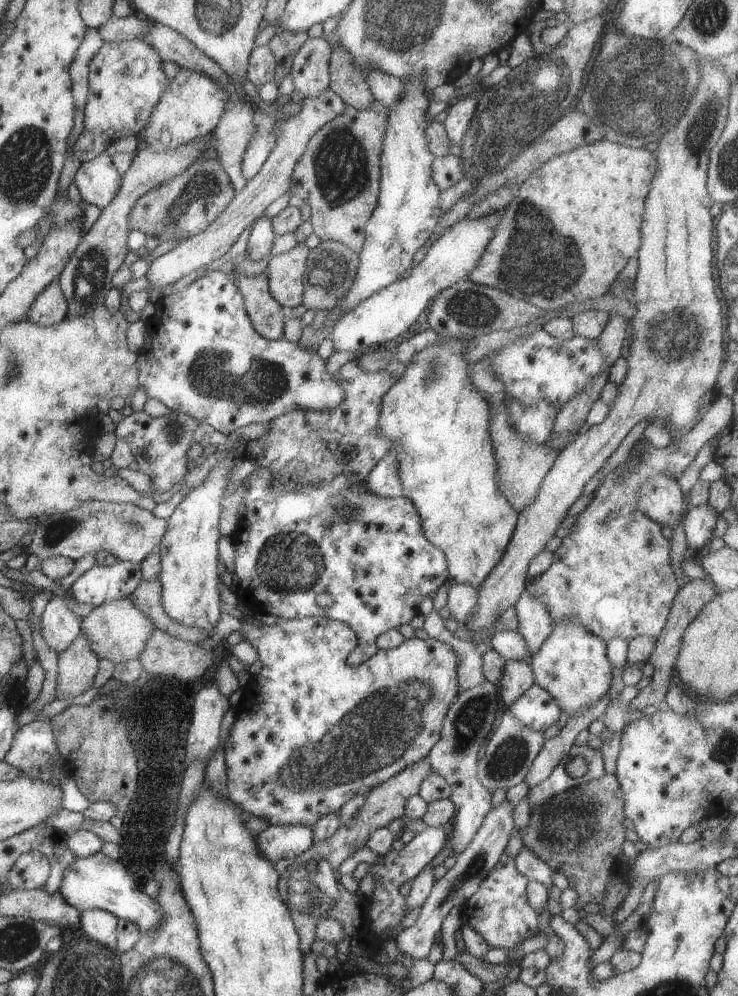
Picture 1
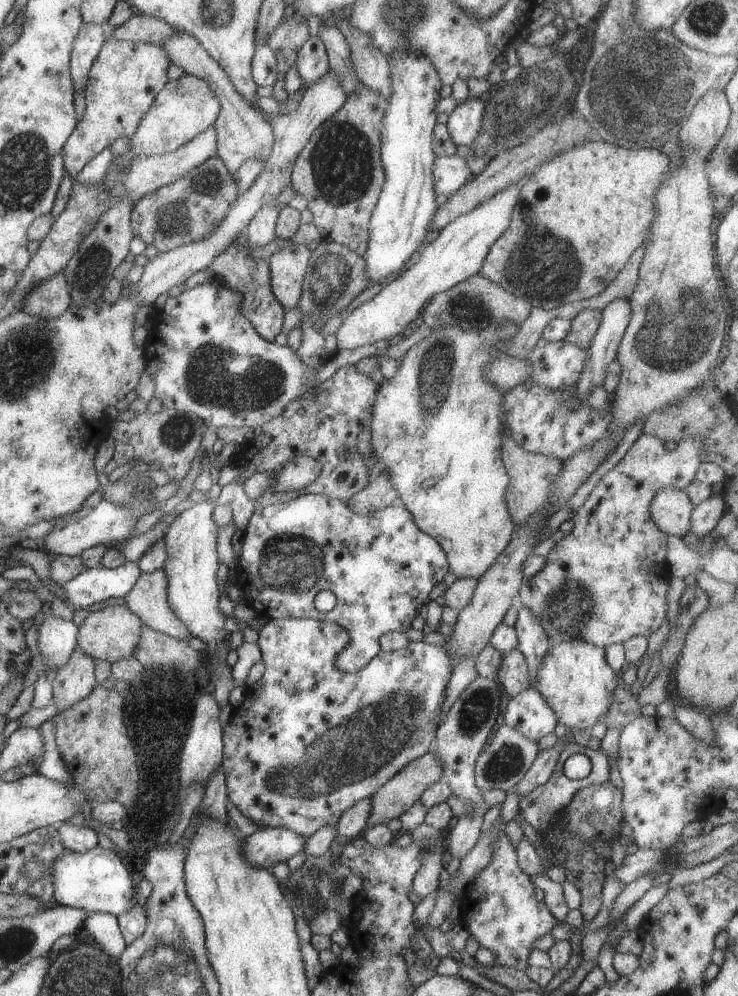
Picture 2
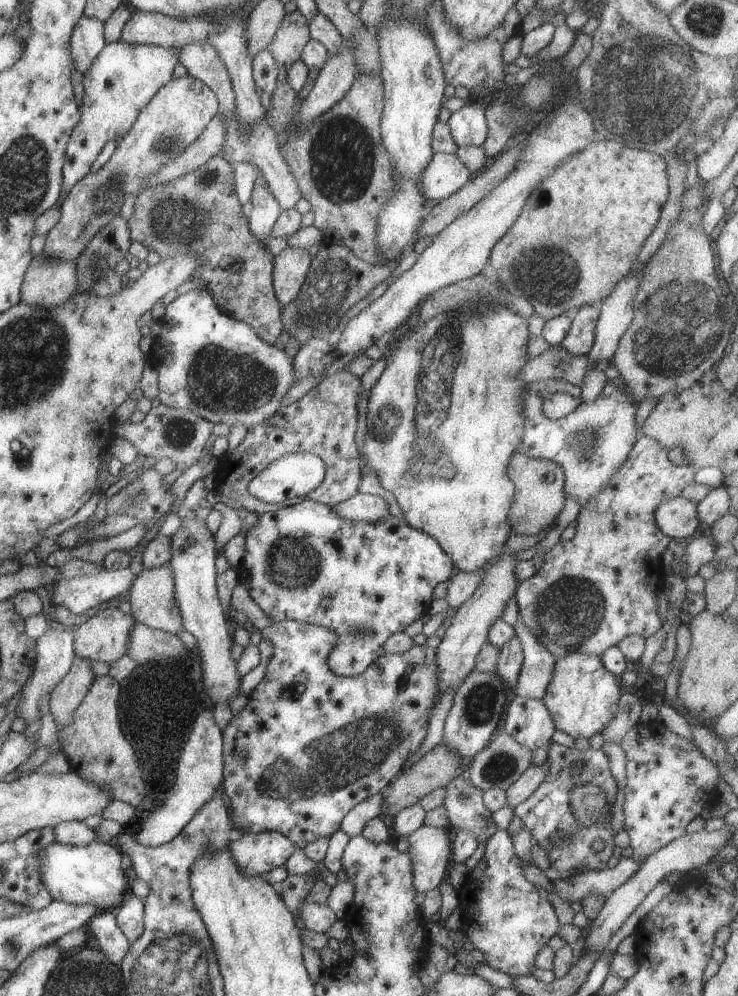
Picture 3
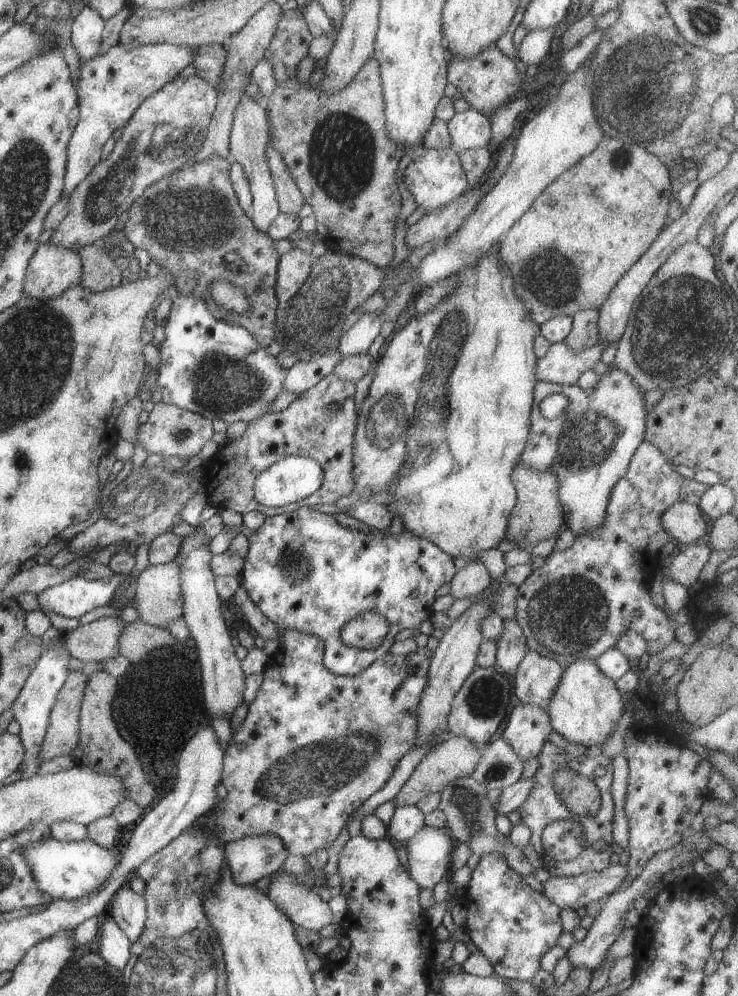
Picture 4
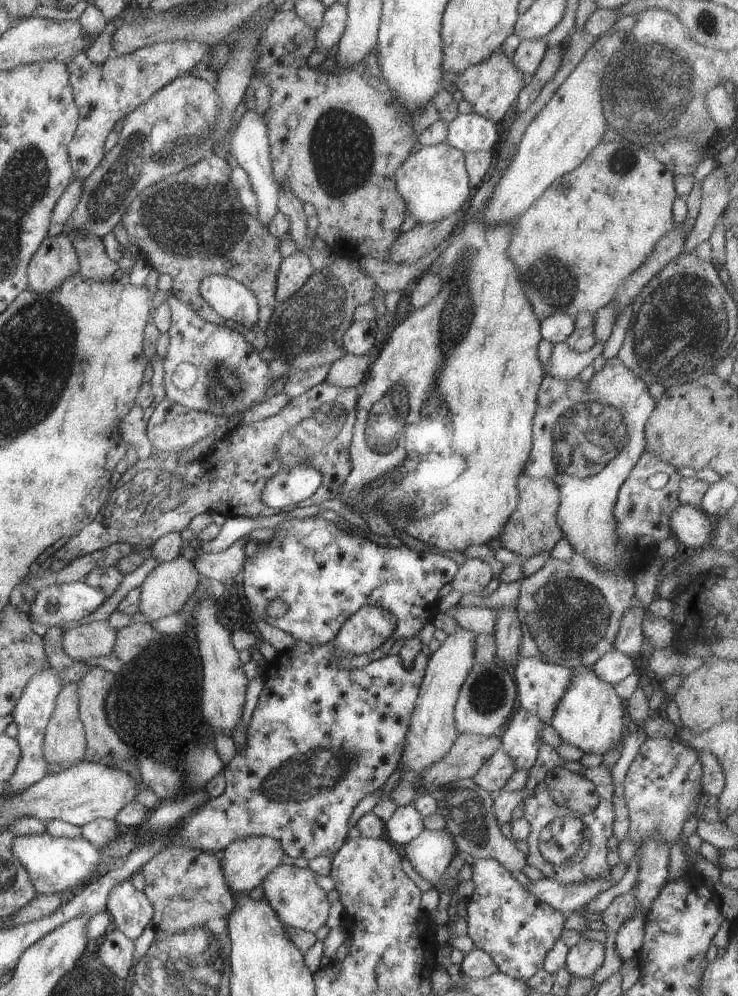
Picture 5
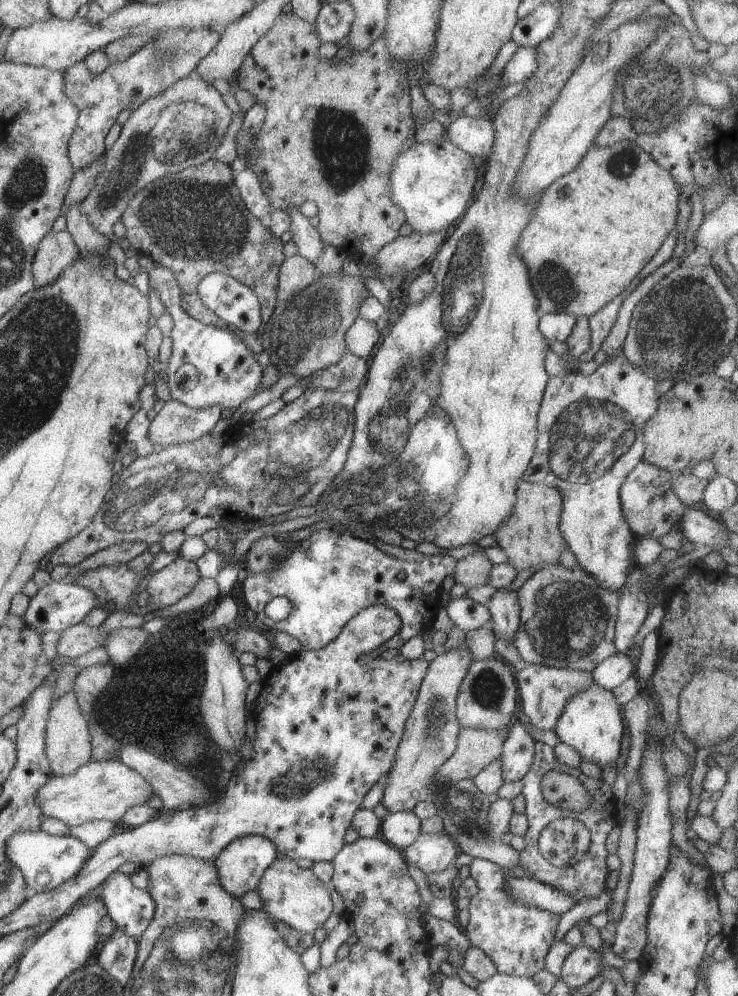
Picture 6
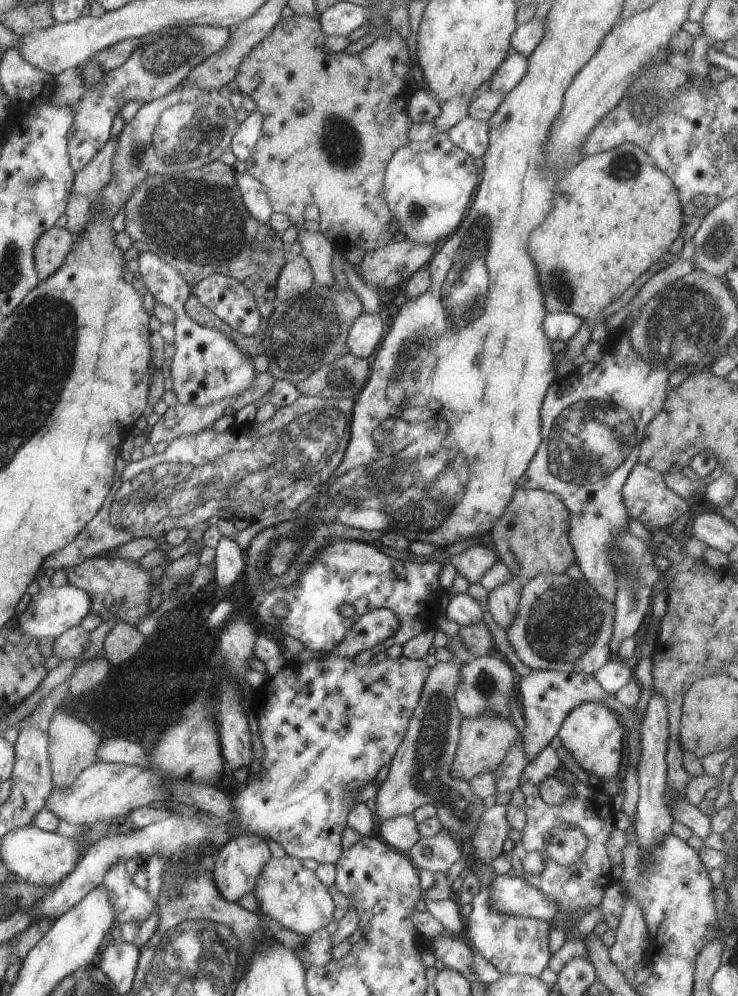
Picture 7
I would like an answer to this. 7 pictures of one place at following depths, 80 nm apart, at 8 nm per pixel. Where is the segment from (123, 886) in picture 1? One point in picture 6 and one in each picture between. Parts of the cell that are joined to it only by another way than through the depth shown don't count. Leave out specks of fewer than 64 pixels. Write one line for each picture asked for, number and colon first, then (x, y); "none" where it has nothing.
2: (97, 880)
3: (96, 873)
4: (63, 870)
5: (55, 864)
6: (46, 861)

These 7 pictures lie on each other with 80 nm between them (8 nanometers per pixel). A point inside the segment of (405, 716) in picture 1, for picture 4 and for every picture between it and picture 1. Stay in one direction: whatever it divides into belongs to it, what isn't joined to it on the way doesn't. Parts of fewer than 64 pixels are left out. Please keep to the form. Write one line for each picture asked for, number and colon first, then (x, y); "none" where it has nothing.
2: (278, 774)
3: (280, 775)
4: (314, 746)

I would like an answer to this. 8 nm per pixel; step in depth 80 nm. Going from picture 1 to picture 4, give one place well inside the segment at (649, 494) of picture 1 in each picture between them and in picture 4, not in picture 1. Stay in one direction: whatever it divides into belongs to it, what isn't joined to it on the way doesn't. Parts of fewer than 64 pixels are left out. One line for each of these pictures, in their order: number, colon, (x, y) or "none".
2: (671, 509)
3: (677, 518)
4: (684, 522)

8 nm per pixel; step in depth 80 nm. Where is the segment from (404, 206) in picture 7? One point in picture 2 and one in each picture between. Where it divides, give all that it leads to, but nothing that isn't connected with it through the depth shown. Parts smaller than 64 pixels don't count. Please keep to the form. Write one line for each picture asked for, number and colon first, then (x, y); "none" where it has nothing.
2: (450, 172)
3: (444, 175)
4: (435, 177)
5: (434, 182)
6: (432, 183)

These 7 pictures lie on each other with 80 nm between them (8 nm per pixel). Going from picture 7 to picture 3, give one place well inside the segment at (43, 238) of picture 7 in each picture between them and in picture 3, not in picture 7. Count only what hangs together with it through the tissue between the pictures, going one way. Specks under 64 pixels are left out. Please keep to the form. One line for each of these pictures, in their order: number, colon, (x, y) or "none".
3: (49, 282)
4: (54, 268)
5: (56, 260)
6: (58, 250)

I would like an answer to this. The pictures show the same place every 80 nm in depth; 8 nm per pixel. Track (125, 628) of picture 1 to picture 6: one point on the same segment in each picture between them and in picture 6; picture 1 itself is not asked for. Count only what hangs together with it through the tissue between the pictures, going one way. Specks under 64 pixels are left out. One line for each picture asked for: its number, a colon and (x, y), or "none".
2: (112, 634)
3: (104, 637)
4: (97, 641)
5: (84, 641)
6: (75, 641)

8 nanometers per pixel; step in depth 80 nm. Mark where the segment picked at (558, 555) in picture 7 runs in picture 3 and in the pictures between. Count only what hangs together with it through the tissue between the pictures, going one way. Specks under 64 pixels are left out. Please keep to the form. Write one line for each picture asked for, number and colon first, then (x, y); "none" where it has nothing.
3: (538, 499)
4: (538, 516)
5: (532, 529)
6: (531, 537)

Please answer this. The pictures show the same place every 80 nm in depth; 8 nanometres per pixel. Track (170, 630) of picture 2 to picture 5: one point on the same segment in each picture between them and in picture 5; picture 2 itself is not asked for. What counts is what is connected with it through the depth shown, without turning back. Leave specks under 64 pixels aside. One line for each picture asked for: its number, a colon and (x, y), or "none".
3: (152, 594)
4: (158, 599)
5: (165, 590)

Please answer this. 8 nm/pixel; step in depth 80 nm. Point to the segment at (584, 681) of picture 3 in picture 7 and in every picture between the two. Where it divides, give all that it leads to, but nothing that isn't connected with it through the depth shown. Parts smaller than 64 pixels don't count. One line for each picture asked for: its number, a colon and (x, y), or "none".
4: (585, 709)
5: (590, 715)
6: (592, 722)
7: (592, 733)

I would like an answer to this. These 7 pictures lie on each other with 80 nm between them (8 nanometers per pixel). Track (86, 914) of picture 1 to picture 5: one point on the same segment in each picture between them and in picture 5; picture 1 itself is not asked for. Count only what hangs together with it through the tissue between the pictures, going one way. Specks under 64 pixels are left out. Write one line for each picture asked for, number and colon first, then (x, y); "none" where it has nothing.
2: (103, 927)
3: (109, 938)
4: (114, 946)
5: (116, 951)

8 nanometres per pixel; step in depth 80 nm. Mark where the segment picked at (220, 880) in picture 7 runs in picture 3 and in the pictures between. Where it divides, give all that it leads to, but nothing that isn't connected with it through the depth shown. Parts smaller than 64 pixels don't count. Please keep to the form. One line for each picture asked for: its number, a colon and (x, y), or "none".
3: (255, 853)
4: (249, 859)
5: (245, 862)
6: (240, 866)

